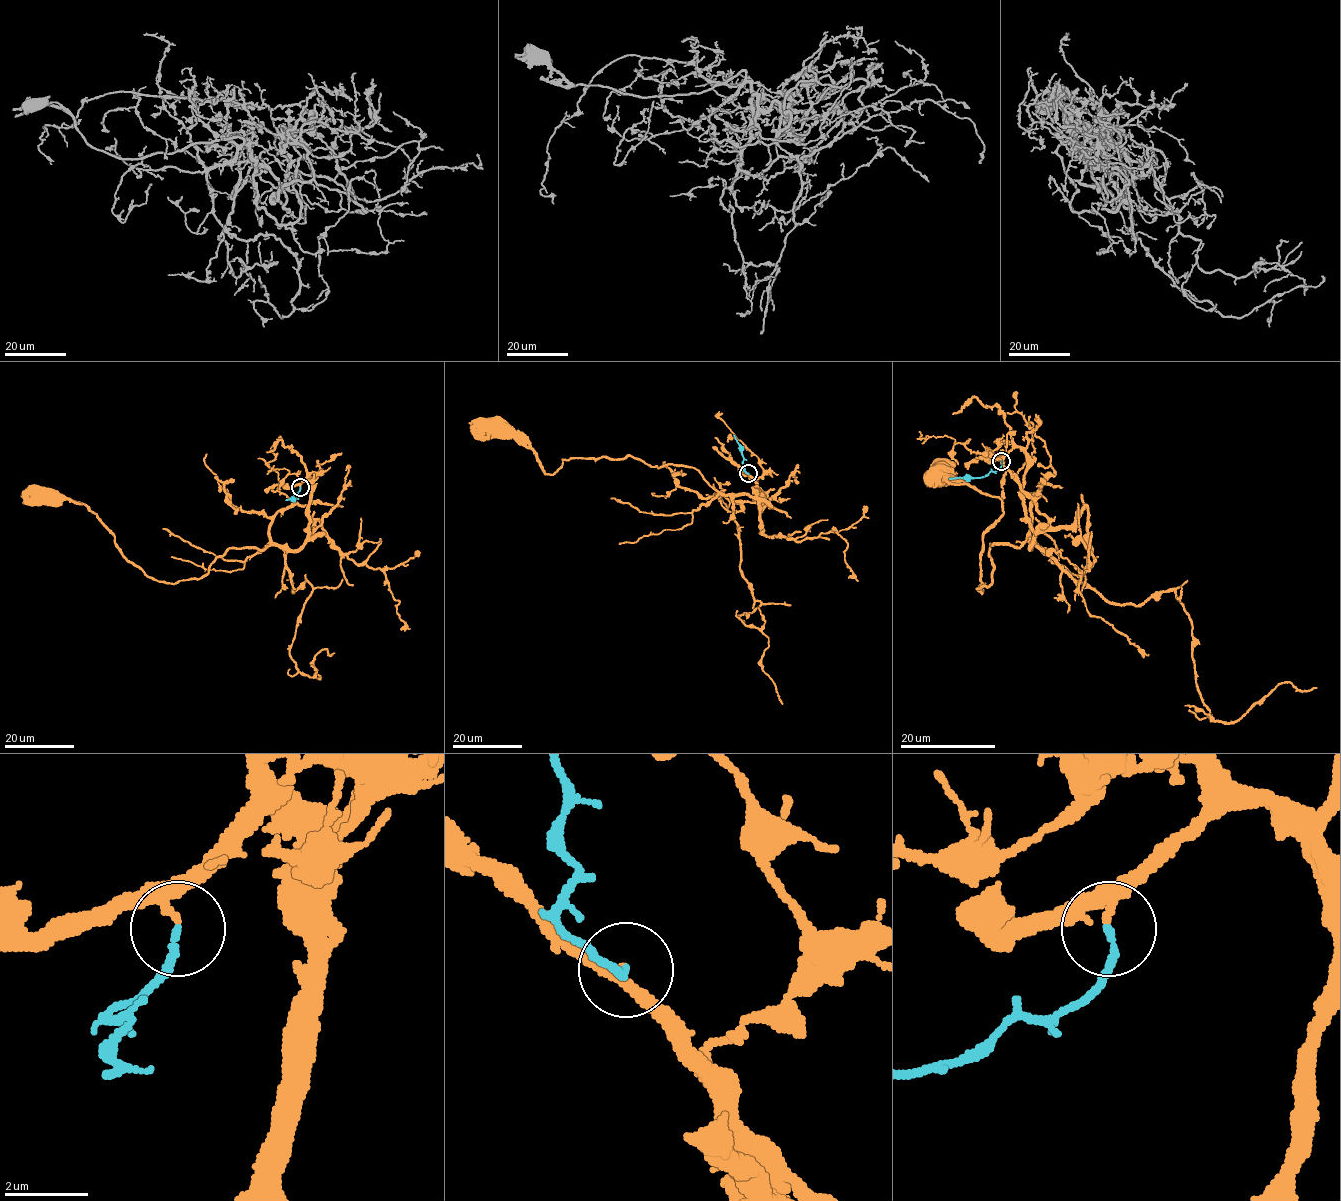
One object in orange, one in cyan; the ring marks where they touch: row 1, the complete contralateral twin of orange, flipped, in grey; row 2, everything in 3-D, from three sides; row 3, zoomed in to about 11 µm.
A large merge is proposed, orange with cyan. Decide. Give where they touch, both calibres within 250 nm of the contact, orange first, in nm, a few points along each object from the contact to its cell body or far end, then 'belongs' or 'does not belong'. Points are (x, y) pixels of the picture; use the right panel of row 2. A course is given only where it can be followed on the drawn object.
place (1001, 461); calibres 160 and 170 nm; course orange (1001, 461), (1015, 448), (1026, 457), (1033, 541), (991, 544), (981, 592), (982, 537), (1002, 501), (938, 475); course cyan (1001, 461), (1002, 464), (987, 475), (950, 479); belongs

